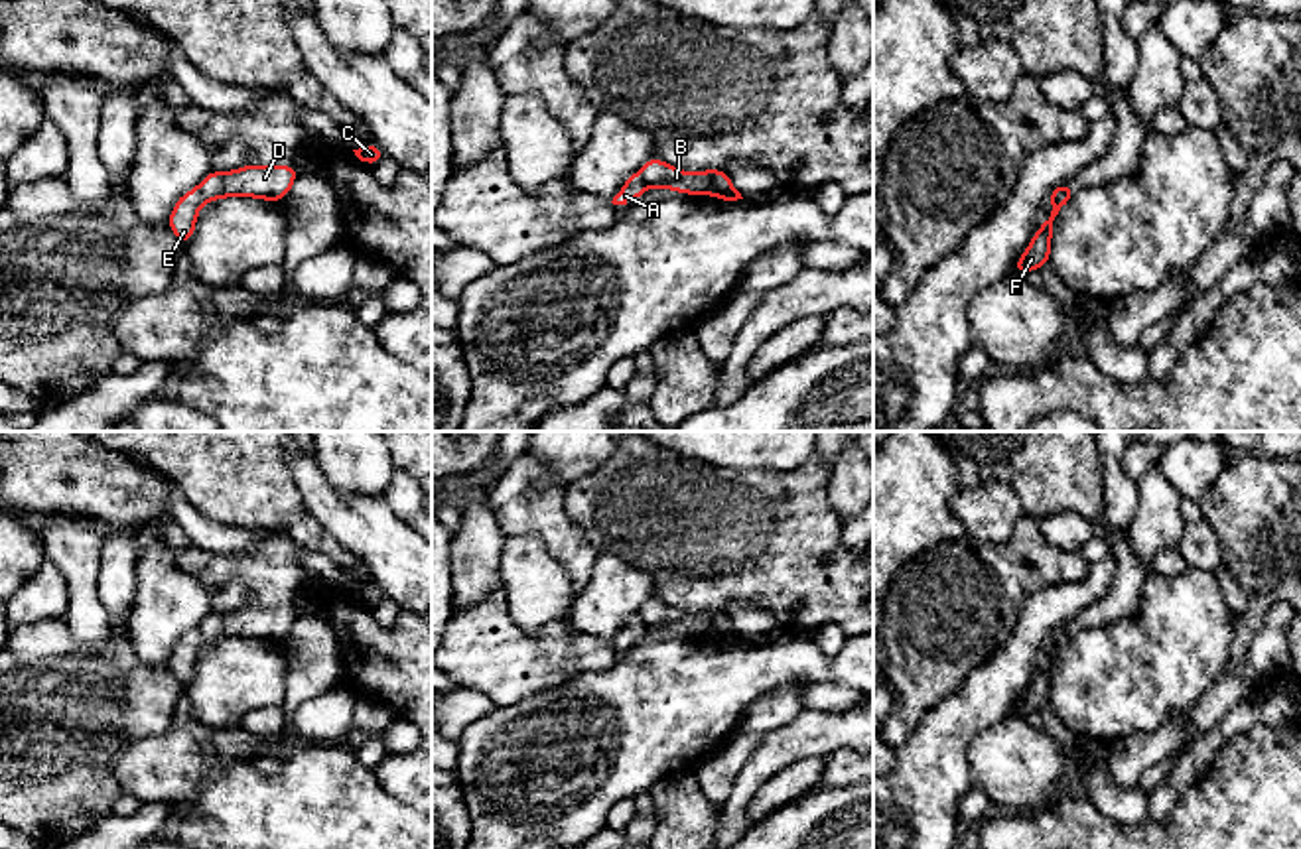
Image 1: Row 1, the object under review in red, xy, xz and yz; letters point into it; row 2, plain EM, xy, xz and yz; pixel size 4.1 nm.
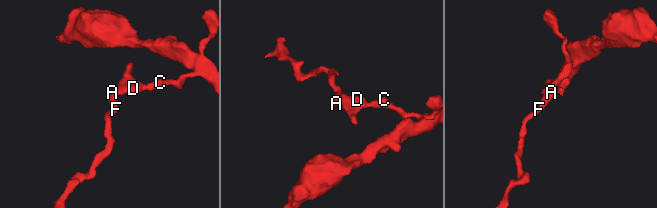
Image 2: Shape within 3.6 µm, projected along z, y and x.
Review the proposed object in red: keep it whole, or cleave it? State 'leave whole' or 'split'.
split

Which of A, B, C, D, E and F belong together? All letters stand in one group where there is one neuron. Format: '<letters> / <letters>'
A E F / B C D

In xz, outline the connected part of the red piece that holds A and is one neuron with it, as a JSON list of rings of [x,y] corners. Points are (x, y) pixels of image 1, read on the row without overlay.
[[[633,615],[627,619],[625,626],[619,630],[619,634],[613,638],[613,646],[627,646],[637,642],[647,630],[645,620],[641,615]]]

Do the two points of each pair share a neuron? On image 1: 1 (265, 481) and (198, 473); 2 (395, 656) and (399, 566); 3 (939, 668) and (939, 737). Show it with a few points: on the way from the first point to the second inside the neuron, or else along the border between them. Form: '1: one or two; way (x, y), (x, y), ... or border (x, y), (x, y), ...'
1: one; way (249, 481), (235, 473), (213, 473)
2: two; border (403, 609), (410, 611)
3: two; border (974, 668), (925, 714), (911, 735)

